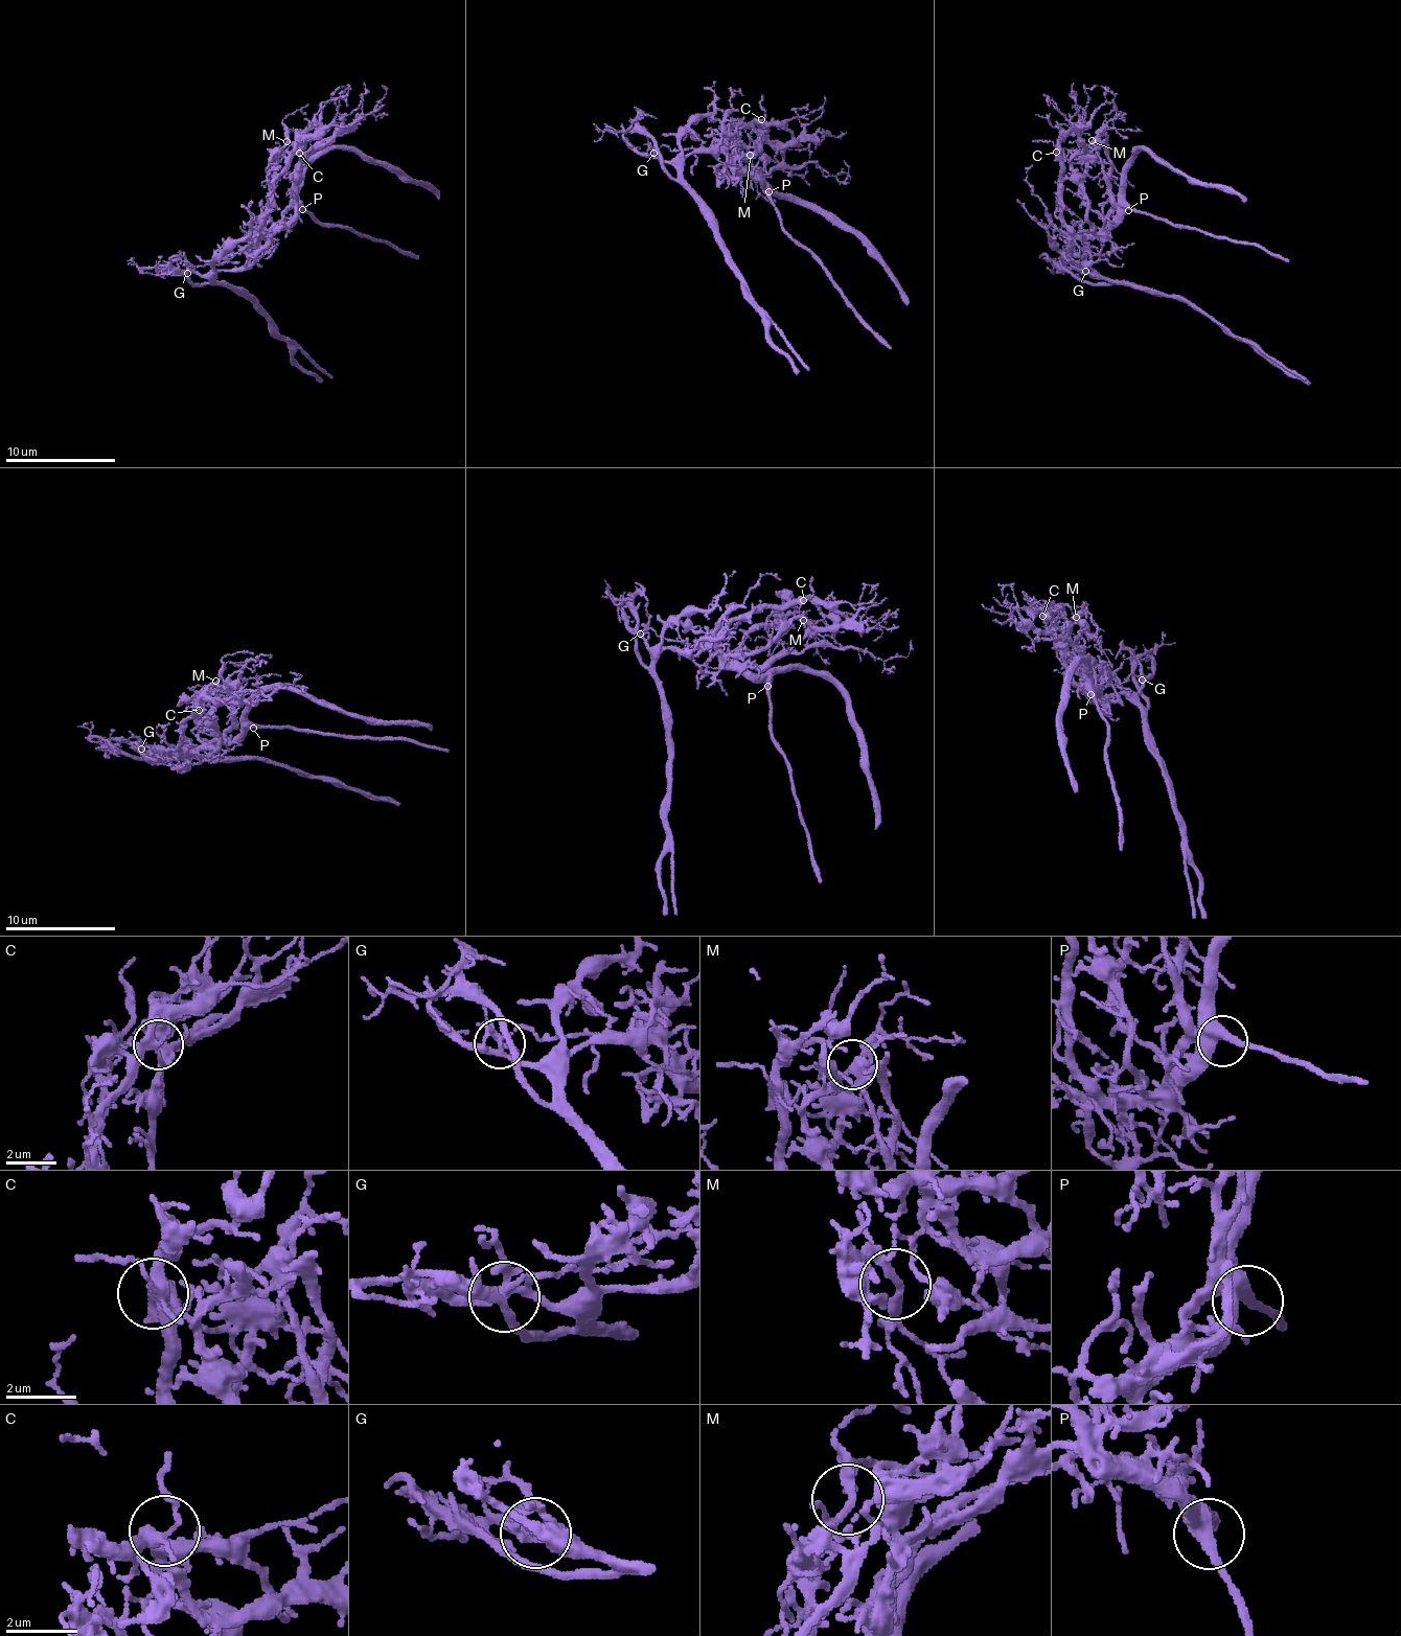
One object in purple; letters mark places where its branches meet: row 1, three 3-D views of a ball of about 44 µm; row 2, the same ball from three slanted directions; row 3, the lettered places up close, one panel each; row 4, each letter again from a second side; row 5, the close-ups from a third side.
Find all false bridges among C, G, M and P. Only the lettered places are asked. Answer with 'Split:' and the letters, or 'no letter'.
Split: G

